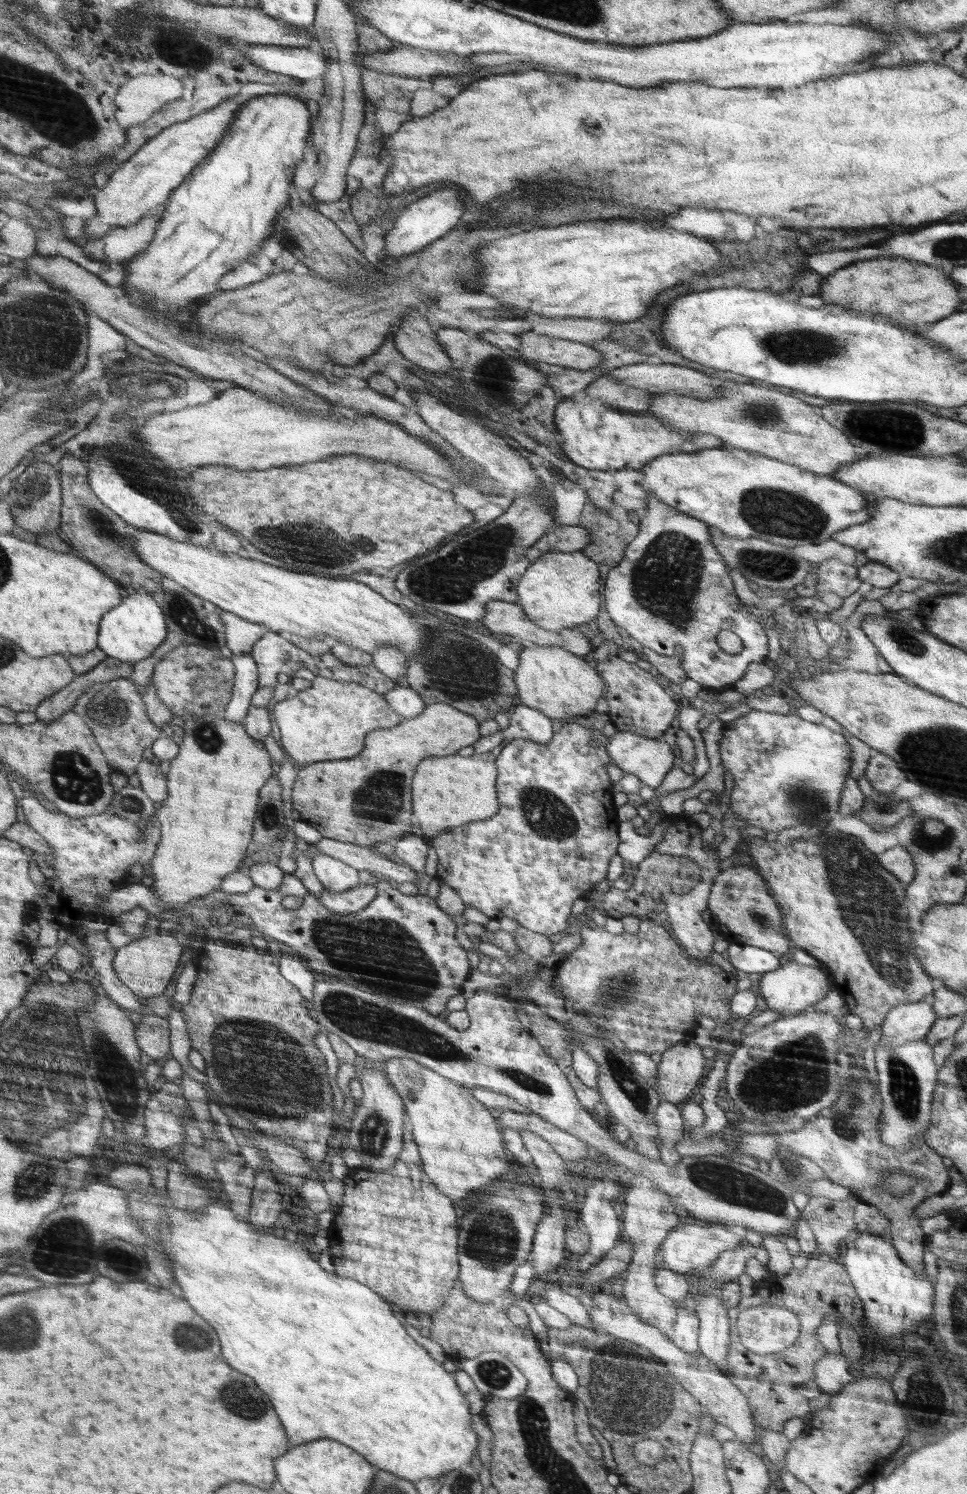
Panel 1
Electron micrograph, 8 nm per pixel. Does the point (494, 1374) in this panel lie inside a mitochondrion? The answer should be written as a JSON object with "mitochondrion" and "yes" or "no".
{"mitochondrion":"yes"}

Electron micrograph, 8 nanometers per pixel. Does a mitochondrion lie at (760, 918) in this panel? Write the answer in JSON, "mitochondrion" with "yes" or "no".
{"mitochondrion":"yes"}

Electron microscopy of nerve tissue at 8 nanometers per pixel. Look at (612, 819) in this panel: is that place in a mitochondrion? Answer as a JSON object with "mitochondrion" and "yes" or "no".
{"mitochondrion":"no"}

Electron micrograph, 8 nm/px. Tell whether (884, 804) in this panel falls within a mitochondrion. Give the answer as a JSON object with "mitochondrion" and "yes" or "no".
{"mitochondrion":"yes"}

